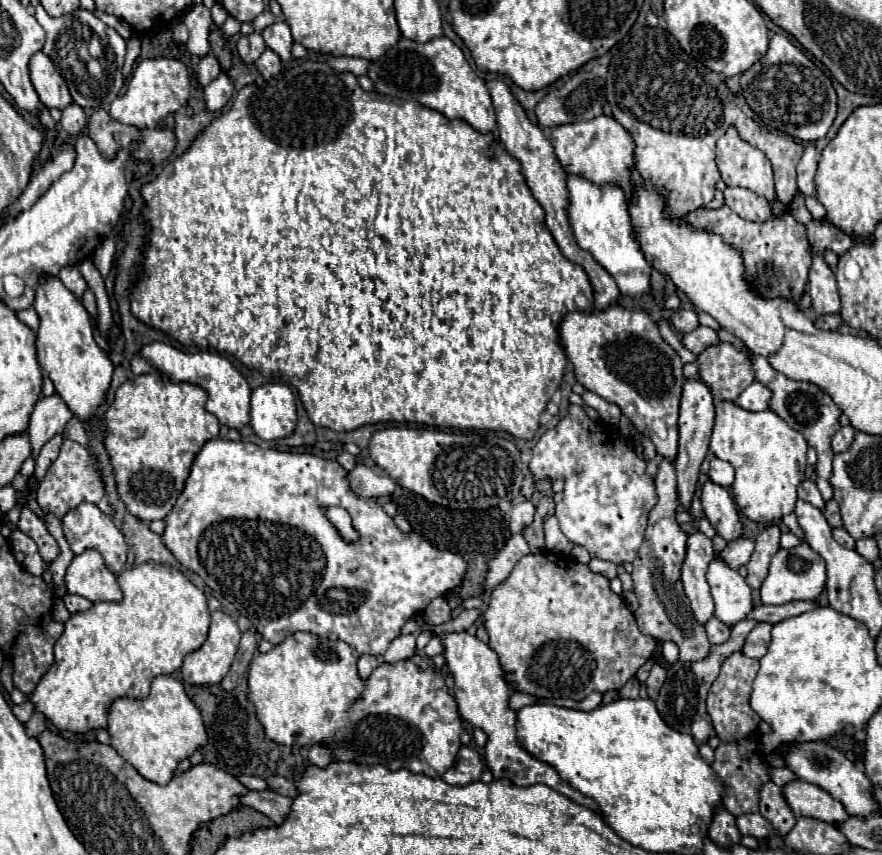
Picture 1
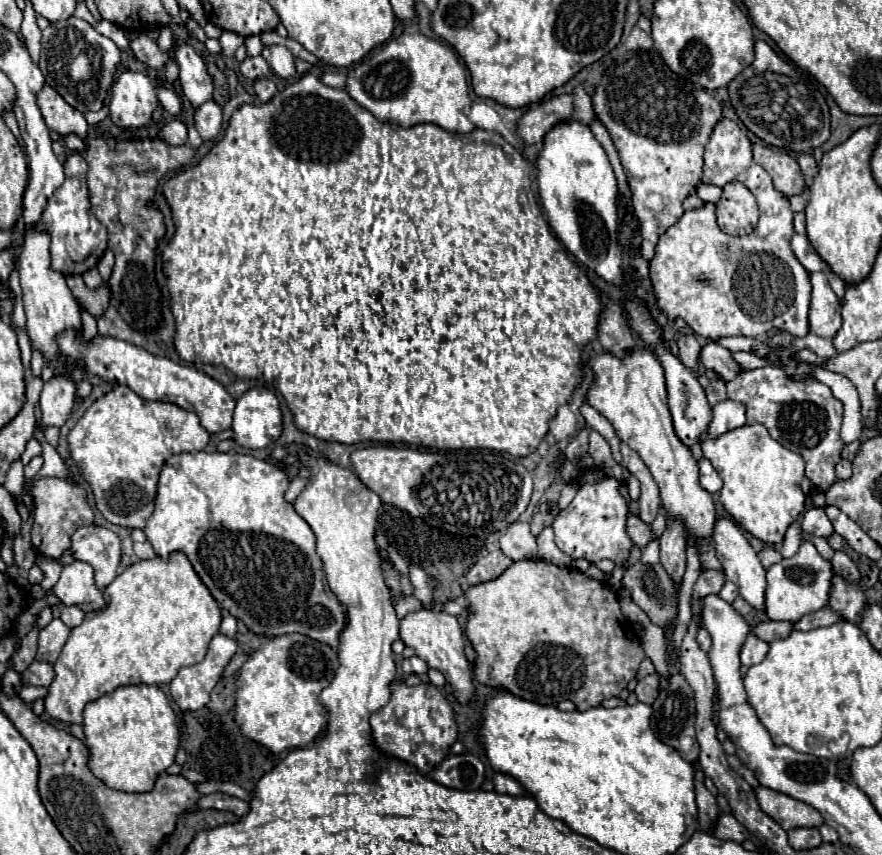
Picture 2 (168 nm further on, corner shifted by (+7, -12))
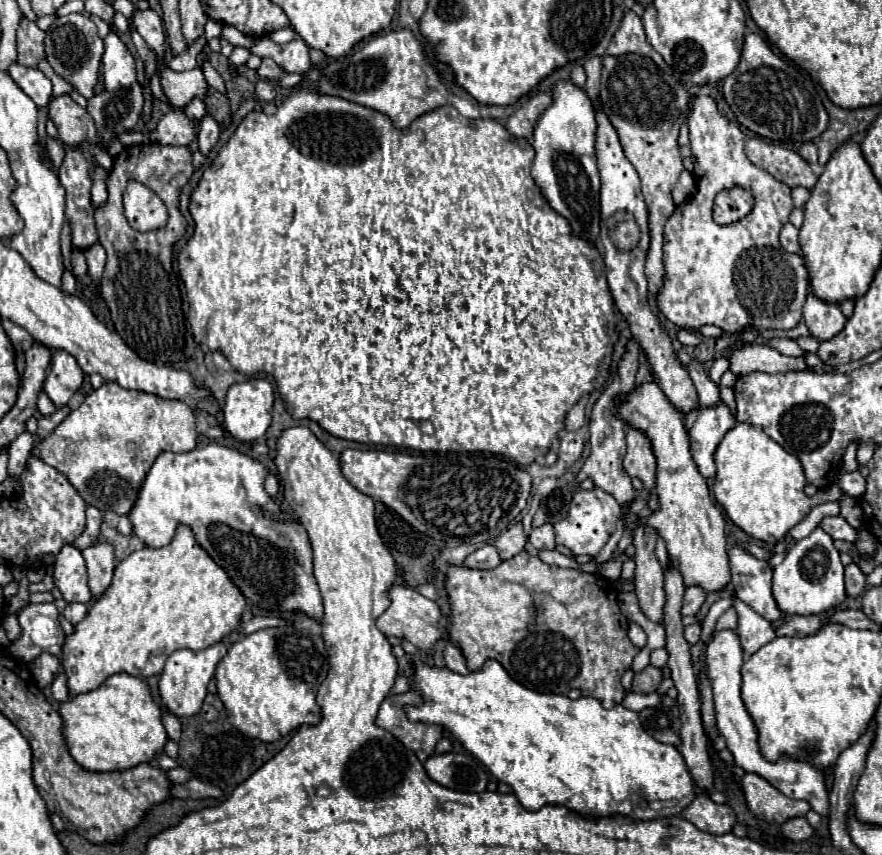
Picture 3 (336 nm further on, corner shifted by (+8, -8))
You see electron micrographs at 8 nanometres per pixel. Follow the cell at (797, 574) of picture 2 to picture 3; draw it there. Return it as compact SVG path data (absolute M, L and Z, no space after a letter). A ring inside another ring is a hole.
M816 527L808 537L796 541L788 549L786 559L774 569L772 593L778 607L786 615L826 613L830 609L836 609L846 599L844 565L832 537L822 527Z

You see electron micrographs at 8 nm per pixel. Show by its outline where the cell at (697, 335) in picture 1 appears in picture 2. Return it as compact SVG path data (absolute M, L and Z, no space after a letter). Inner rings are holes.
M709 341L701 349L699 361L705 365L705 369L711 369L711 371L719 373L725 381L735 379L735 375L739 373L739 365L731 359L731 351L729 349L723 349L715 341Z

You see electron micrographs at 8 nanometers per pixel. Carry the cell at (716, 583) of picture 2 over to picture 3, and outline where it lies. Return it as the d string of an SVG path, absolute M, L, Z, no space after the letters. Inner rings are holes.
M688 587L682 599L682 615L696 615L706 599L706 591L700 587Z

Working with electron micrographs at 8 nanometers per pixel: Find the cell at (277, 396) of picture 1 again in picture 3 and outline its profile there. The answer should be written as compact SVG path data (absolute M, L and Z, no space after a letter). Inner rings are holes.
M248 379L234 383L224 399L224 423L232 437L254 443L272 421L274 389L266 379Z

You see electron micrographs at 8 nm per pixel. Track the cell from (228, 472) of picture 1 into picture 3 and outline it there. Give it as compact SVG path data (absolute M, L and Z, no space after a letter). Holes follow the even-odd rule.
M210 443L206 447L196 447L188 453L162 451L154 465L148 469L138 497L128 513L132 523L132 535L142 539L148 547L164 547L172 541L178 525L190 525L198 543L220 563L230 579L244 591L250 603L256 603L268 611L304 611L312 619L322 619L322 599L312 575L312 547L308 535L300 521L288 517L280 511L272 497L264 491L264 479L268 469L254 461L252 457L240 453L238 449ZM264 511L272 511L288 521L272 521L264 517Z

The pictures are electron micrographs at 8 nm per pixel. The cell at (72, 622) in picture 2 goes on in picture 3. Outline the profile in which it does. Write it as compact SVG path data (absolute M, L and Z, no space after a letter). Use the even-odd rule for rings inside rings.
M68 603L66 609L64 609L64 617L72 623L72 625L78 625L88 613L88 605L84 603Z

